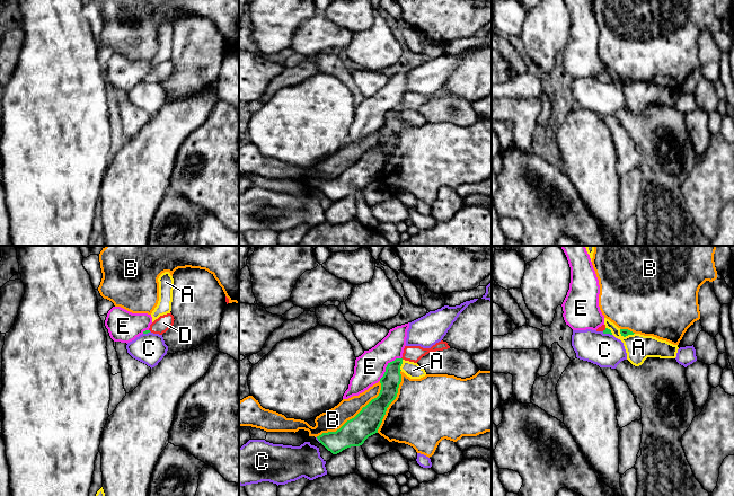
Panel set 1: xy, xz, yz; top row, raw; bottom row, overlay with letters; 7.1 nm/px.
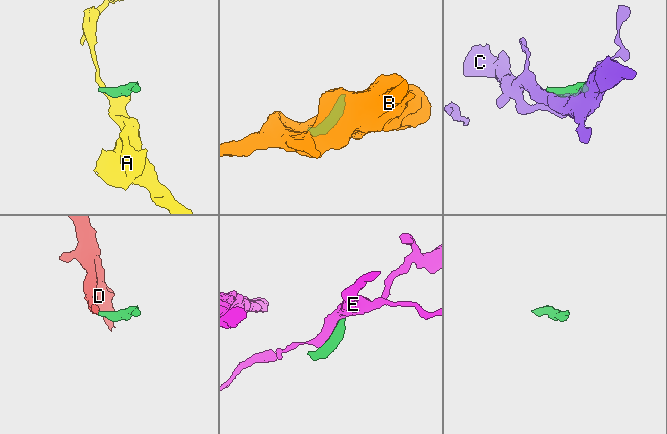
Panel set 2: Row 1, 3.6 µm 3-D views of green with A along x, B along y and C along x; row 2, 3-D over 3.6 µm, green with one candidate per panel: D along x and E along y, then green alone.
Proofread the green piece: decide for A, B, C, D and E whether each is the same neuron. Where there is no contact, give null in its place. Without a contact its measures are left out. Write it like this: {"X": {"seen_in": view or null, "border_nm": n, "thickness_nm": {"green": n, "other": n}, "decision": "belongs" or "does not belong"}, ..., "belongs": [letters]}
{"A": {"seen_in": "xz", "border_nm": 80, "thickness_nm": {"green": 140, "other": 110}, "decision": "does not belong"}, "B": {"seen_in": "xz", "border_nm": 600, "thickness_nm": {"green": 190, "other": 160}, "decision": "does not belong"}, "C": {"seen_in": "yz", "border_nm": 80, "thickness_nm": {"green": 40, "other": 240}, "decision": "does not belong"}, "D": {"seen_in": "yz", "border_nm": 40, "thickness_nm": {"green": 40, "other": 40}, "decision": "belongs"}, "E": {"seen_in": "xz", "border_nm": 220, "thickness_nm": {"green": 140, "other": 220}, "decision": "does not belong"}, "belongs": ["D"]}

